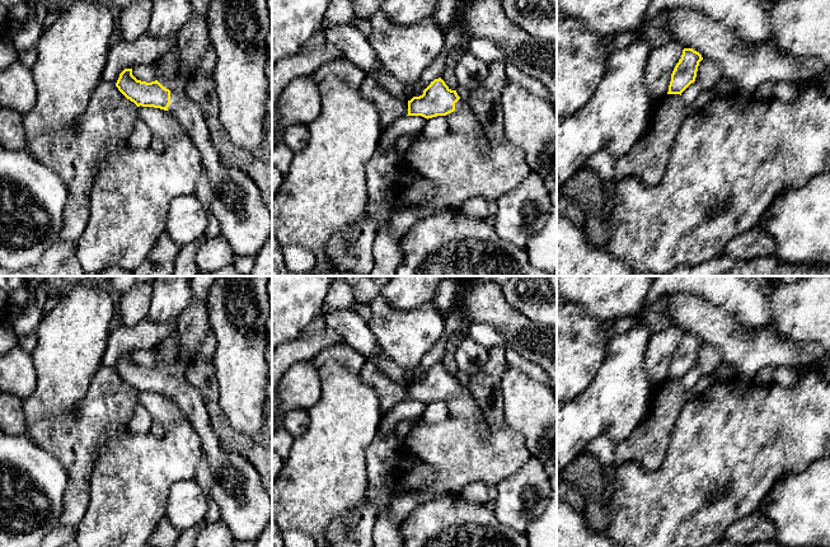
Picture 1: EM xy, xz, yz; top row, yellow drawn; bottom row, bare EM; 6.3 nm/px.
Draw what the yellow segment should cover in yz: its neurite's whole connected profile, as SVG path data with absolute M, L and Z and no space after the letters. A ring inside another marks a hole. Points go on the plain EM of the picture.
M684 333L681 343L676 349L669 370L667 379L680 379L695 366L702 340L693 333Z

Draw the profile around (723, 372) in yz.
M727 361L721 363L714 370L716 383L726 383L735 377L733 368Z

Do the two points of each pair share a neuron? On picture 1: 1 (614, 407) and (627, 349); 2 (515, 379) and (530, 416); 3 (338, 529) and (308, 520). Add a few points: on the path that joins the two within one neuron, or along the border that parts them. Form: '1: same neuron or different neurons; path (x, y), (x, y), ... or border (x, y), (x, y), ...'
1: same neuron; path (619, 393), (623, 363)
2: same neuron; path (517, 388), (530, 407)
3: different neurons; border (352, 509), (337, 515), (324, 533)

